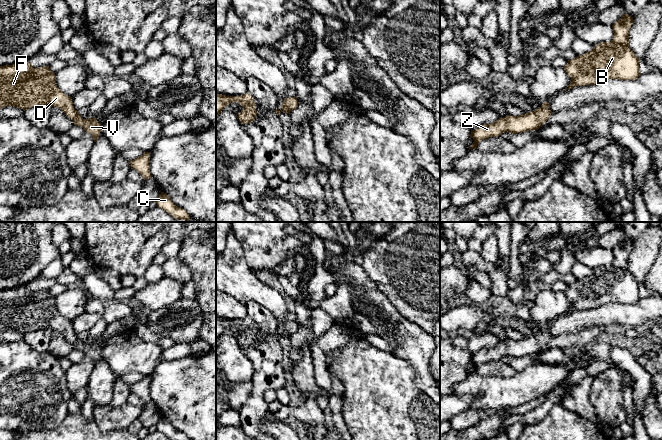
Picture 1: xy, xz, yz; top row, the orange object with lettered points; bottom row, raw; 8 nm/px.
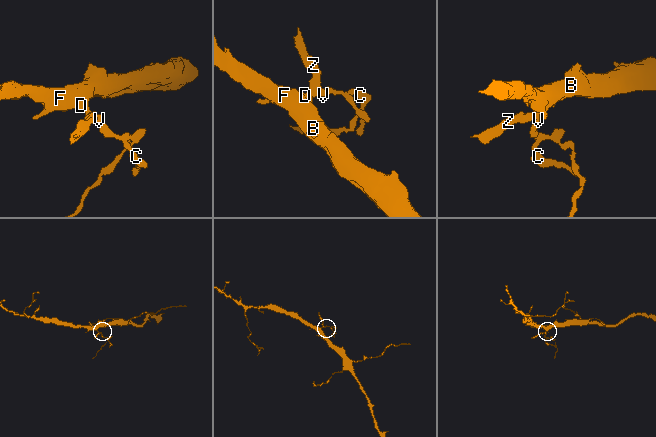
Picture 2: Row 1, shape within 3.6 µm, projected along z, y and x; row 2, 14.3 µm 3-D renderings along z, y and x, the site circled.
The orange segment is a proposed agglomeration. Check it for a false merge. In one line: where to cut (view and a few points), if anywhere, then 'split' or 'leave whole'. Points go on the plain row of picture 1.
no cut; leave whole

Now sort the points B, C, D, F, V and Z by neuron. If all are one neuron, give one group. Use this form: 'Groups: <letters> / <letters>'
Groups: B C D F V Z

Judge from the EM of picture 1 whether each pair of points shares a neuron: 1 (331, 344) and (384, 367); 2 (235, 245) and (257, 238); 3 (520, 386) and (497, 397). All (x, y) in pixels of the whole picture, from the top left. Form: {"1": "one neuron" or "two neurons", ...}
{"1": "two neurons", "2": "two neurons", "3": "one neuron"}

